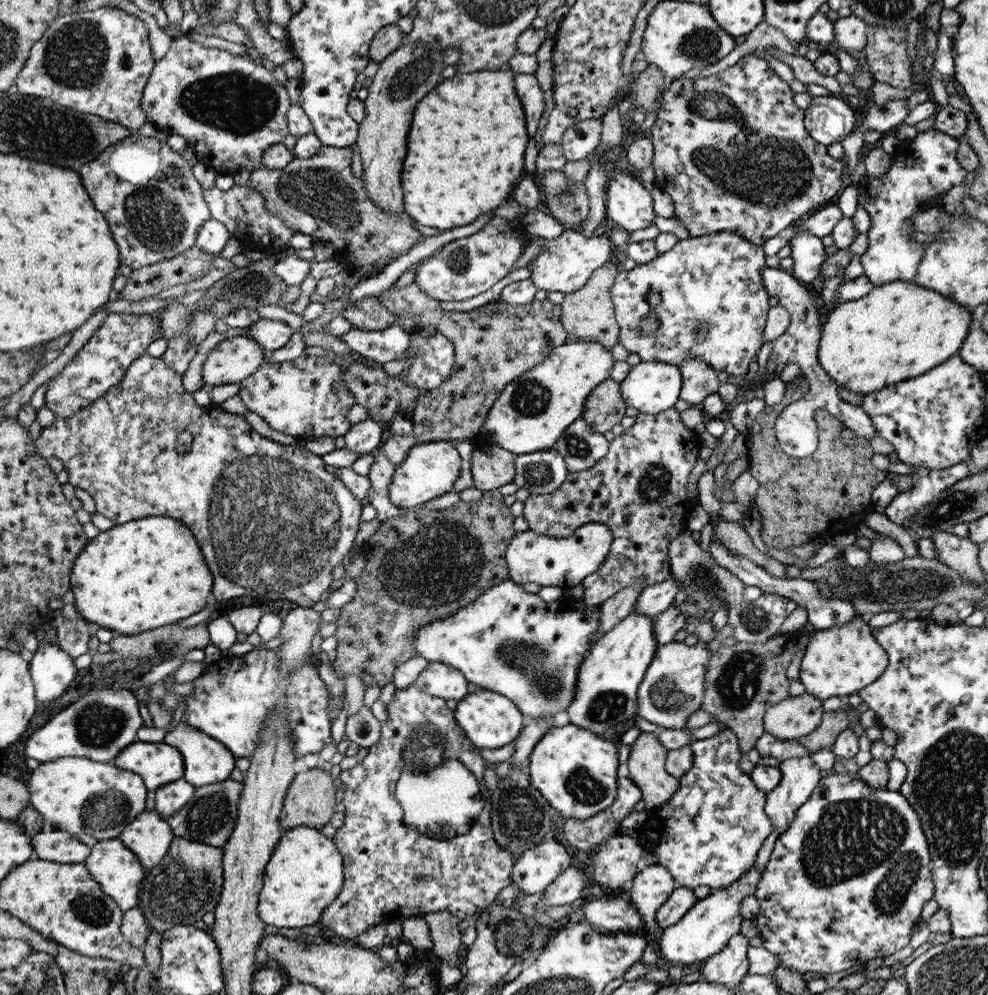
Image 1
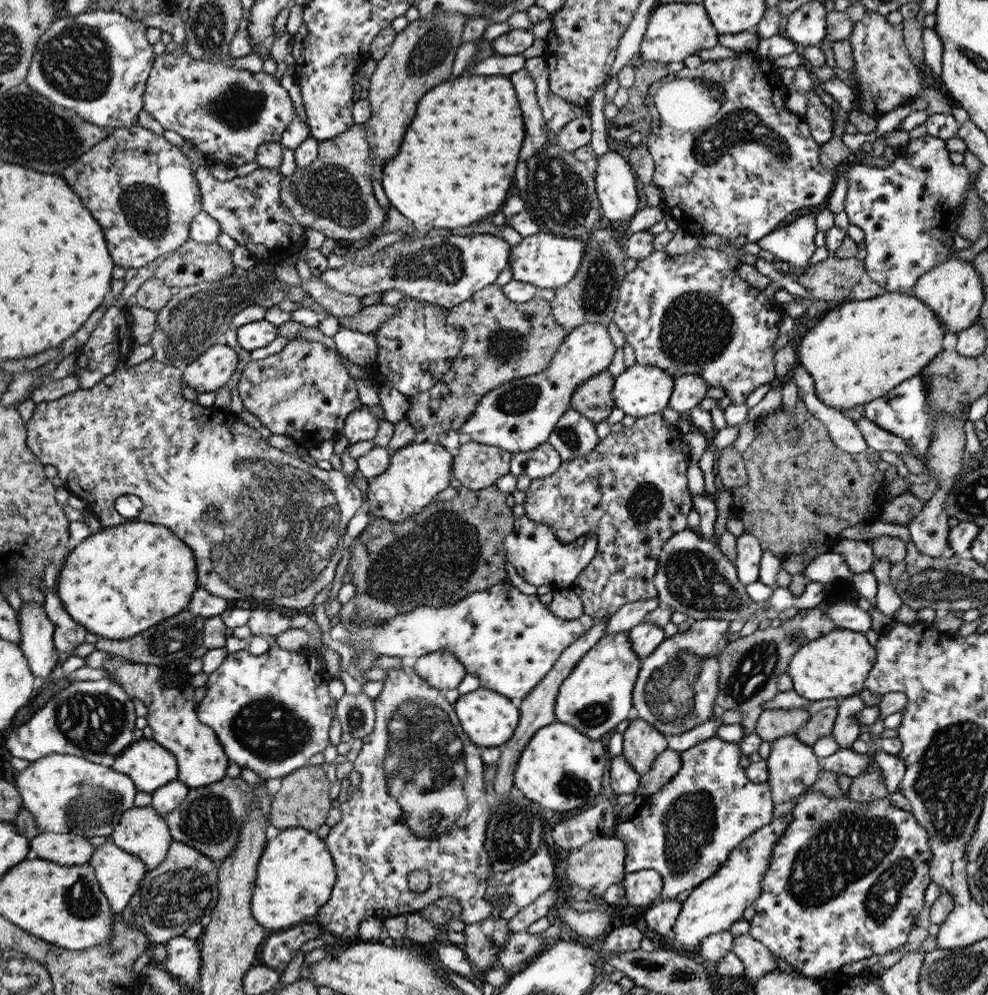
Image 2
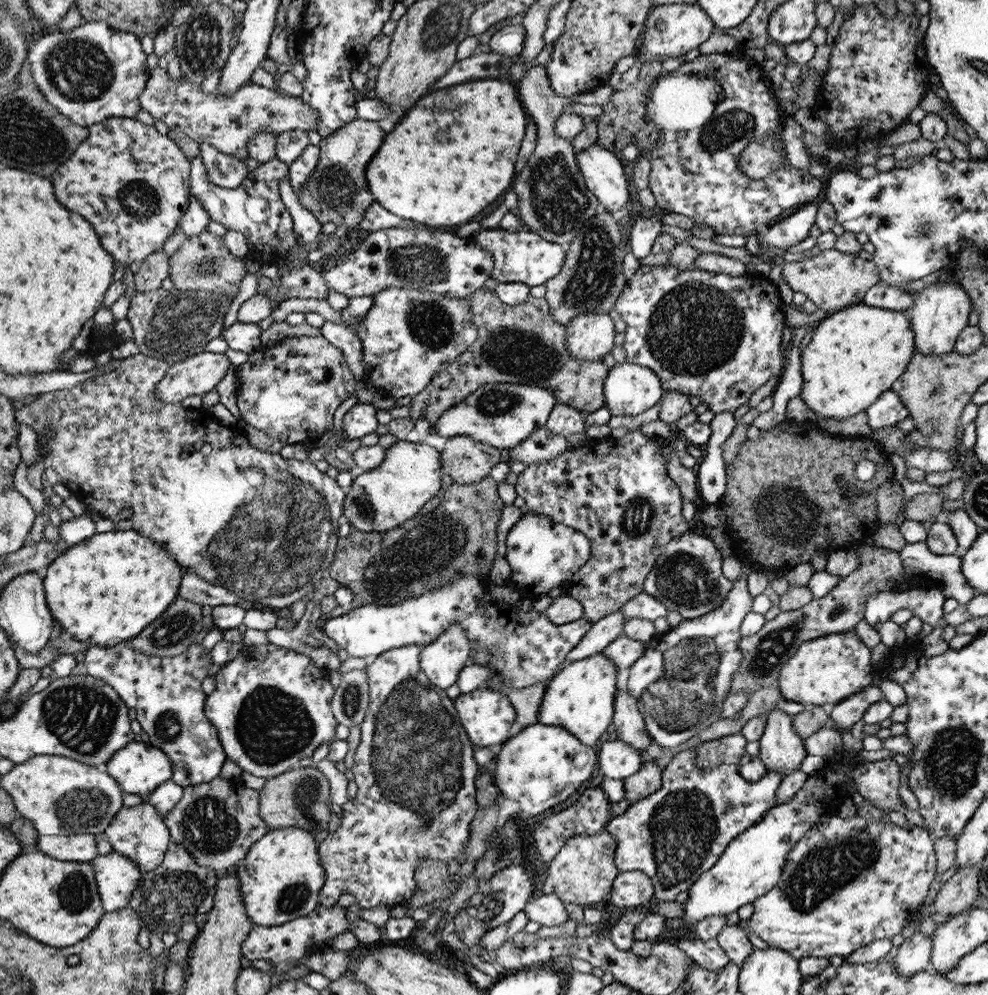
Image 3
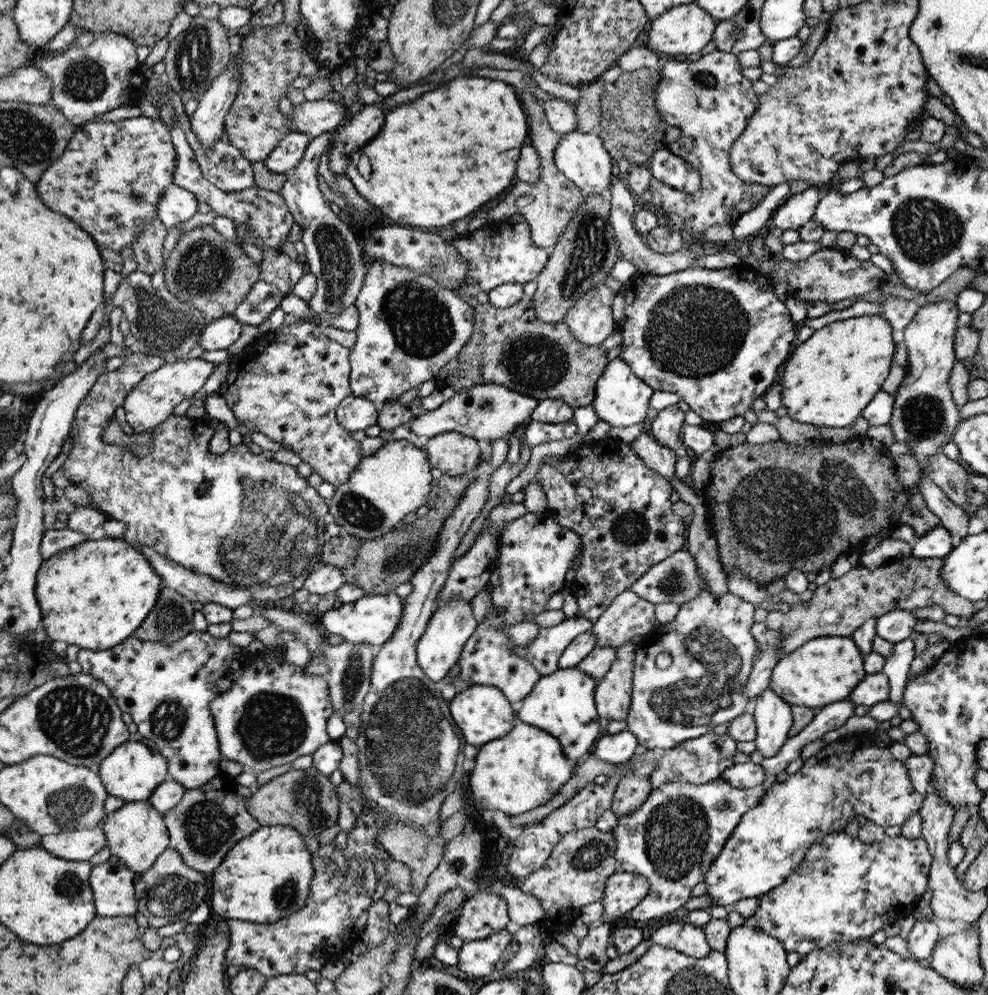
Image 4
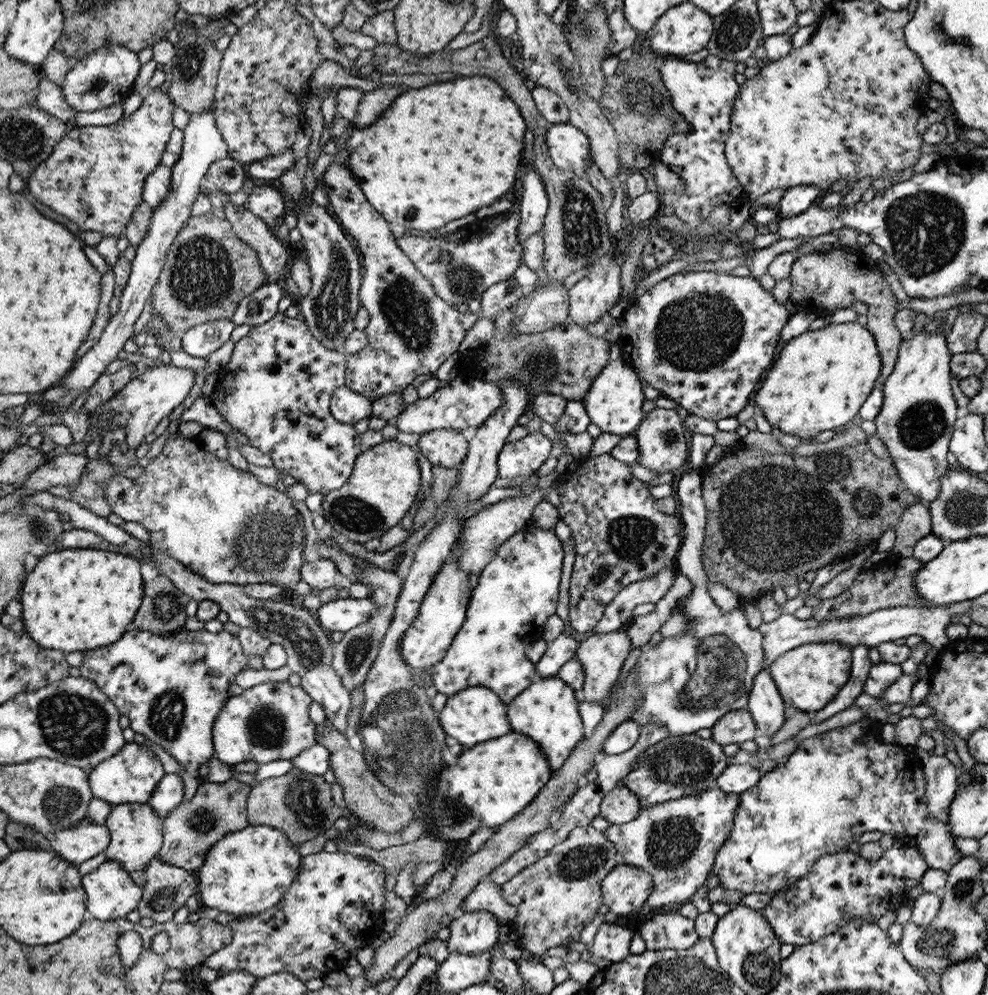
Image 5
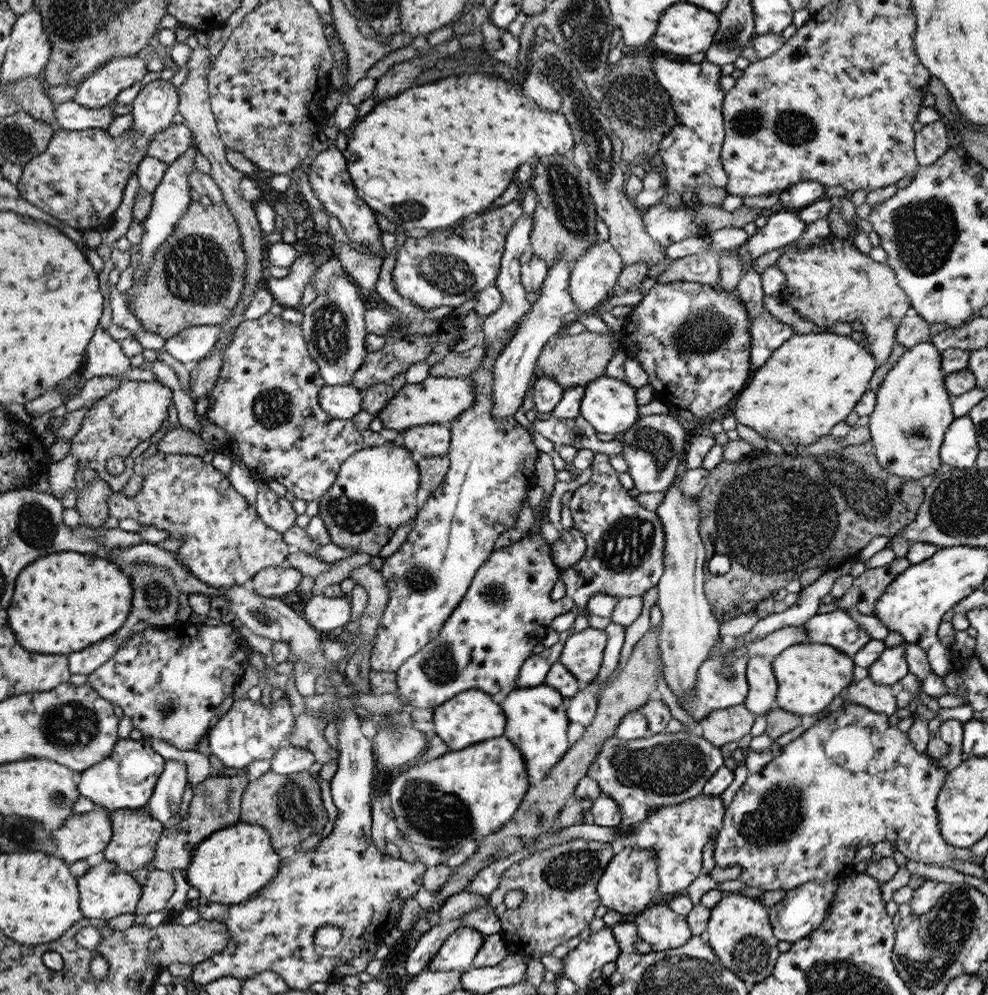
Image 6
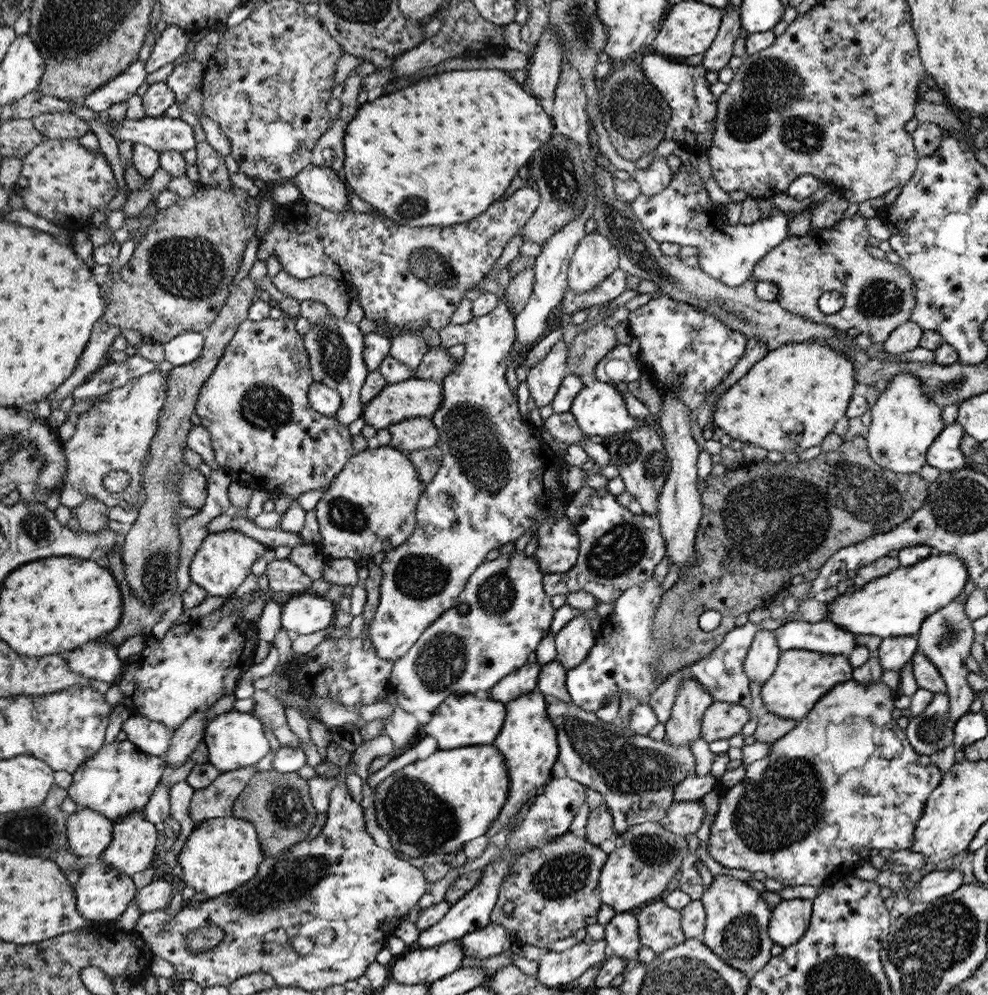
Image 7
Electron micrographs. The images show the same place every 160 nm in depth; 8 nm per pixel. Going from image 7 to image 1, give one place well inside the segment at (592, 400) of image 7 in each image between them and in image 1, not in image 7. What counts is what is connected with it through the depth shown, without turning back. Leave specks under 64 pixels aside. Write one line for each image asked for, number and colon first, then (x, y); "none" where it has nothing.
1: (651, 387)
2: (641, 390)
3: (630, 389)
4: (622, 398)
5: (614, 403)
6: (609, 405)

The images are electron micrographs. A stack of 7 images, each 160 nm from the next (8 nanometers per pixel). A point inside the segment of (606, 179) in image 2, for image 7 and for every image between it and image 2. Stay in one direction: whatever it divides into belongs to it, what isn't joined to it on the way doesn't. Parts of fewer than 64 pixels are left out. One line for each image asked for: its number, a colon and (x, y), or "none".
3: (603, 172)
4: (581, 157)
5: (568, 146)
6: (440, 152)
7: (439, 153)

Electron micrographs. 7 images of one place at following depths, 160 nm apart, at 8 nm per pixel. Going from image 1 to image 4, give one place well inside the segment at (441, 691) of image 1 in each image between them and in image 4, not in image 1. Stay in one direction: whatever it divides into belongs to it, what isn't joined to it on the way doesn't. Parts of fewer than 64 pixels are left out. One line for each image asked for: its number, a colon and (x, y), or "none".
2: (442, 670)
3: (442, 661)
4: (452, 625)

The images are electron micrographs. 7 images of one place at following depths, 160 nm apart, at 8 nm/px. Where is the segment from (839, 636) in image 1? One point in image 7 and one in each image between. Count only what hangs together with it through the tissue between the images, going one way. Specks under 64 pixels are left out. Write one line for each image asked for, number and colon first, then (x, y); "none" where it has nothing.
2: (835, 666)
3: (825, 671)
4: (825, 670)
5: (810, 676)
6: (810, 676)
7: (801, 677)

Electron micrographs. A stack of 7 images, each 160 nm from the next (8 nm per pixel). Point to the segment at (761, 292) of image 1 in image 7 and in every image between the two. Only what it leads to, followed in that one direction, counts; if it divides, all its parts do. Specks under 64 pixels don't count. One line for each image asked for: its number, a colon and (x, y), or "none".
2: (690, 314)
3: (707, 334)
4: (718, 338)
5: (705, 339)
6: (693, 340)
7: (680, 344)

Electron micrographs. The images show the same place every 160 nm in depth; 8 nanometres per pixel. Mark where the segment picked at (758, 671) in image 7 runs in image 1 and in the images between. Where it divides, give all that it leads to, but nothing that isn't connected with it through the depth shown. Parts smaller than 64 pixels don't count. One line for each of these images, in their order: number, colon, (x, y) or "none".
1: (800, 776)
2: (793, 766)
3: (781, 749)
4: (773, 717)
5: (765, 705)
6: (763, 687)

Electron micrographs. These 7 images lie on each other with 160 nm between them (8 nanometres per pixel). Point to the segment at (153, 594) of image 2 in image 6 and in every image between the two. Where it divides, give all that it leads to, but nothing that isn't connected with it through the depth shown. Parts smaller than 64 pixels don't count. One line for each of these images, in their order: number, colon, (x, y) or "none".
3: (105, 590)
4: (95, 595)
5: (81, 599)
6: (67, 601)

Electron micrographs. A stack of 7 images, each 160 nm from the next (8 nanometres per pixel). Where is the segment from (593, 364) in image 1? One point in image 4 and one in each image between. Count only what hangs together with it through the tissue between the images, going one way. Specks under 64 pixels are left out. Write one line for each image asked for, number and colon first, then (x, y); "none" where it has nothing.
2: (517, 416)
3: (502, 415)
4: (489, 412)

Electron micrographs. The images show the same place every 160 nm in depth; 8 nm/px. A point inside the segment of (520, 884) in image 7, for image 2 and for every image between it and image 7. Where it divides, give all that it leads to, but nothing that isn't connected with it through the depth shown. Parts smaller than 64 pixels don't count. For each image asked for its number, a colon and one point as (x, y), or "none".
2: (596, 865)
3: (583, 872)
4: (575, 874)
5: (555, 897)
6: (560, 884)

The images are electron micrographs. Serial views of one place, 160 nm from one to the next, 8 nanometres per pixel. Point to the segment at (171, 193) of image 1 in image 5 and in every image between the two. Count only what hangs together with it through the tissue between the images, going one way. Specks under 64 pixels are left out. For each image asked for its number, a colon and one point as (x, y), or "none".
2: (142, 188)
3: (133, 184)
4: (110, 180)
5: (96, 176)

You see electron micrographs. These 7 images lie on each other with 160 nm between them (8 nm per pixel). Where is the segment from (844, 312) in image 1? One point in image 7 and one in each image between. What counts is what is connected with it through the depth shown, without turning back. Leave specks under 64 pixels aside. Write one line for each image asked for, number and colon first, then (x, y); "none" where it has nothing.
2: (862, 349)
3: (855, 355)
4: (828, 380)
5: (819, 380)
6: (813, 381)
7: (790, 400)

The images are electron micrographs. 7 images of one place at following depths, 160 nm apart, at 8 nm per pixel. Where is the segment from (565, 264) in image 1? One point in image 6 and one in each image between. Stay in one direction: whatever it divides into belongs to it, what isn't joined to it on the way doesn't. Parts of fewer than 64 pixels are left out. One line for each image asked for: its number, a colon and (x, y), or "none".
2: (547, 261)
3: (520, 257)
4: (502, 252)
5: (462, 265)
6: (449, 266)

